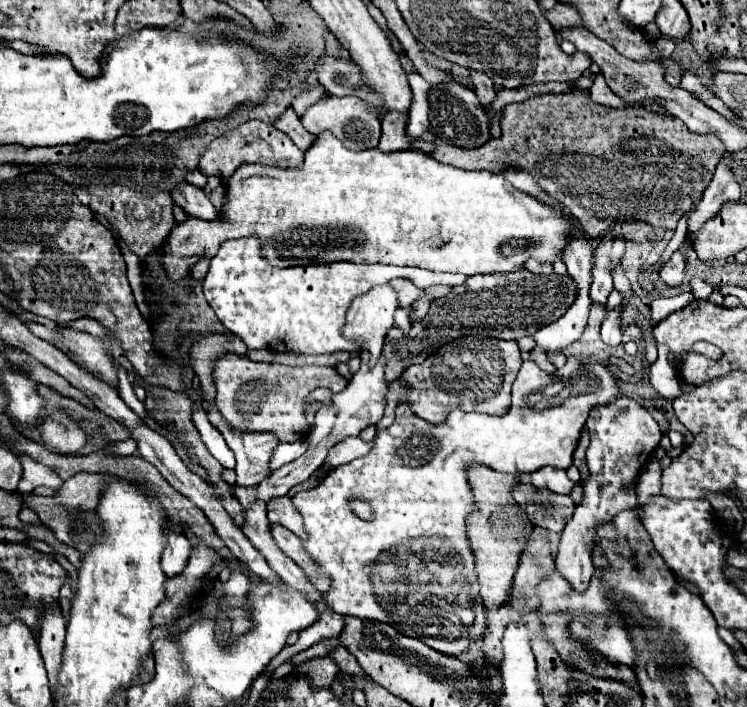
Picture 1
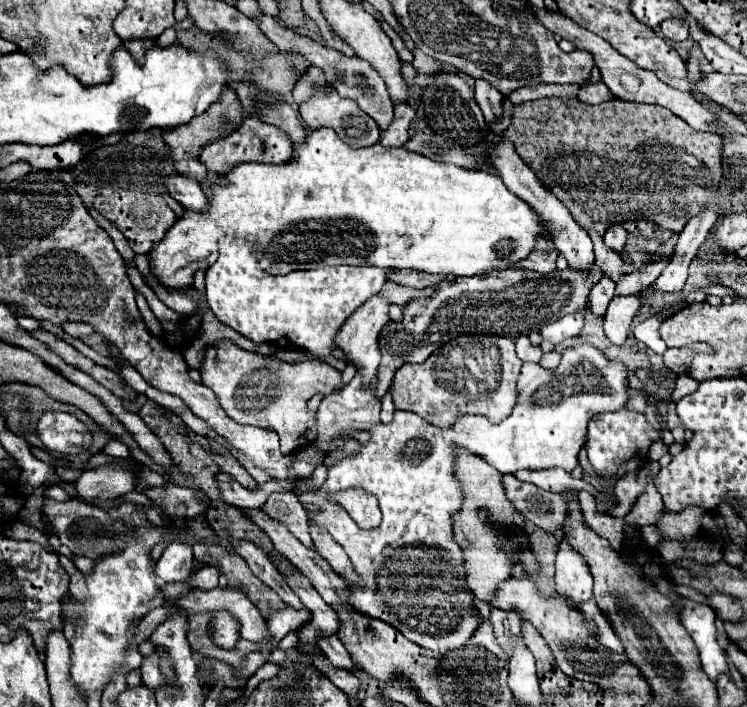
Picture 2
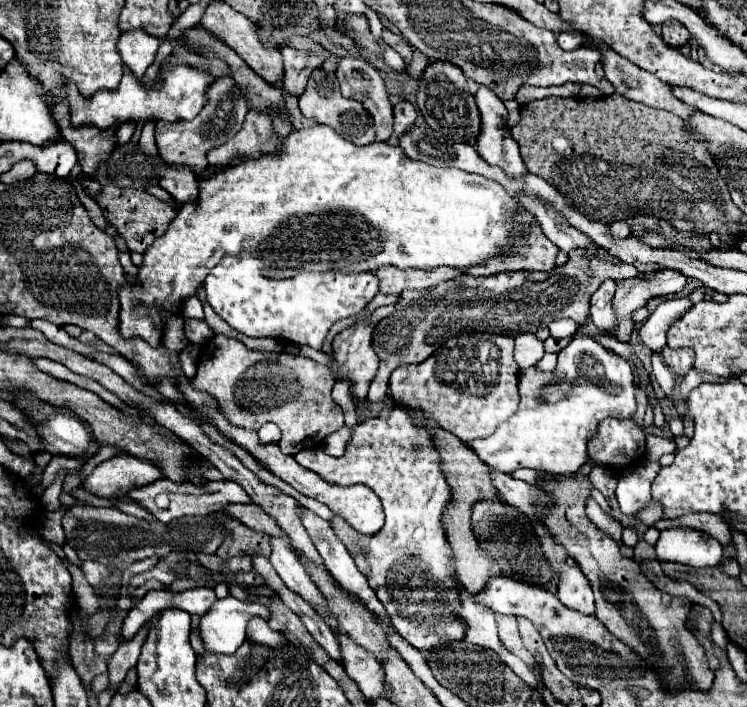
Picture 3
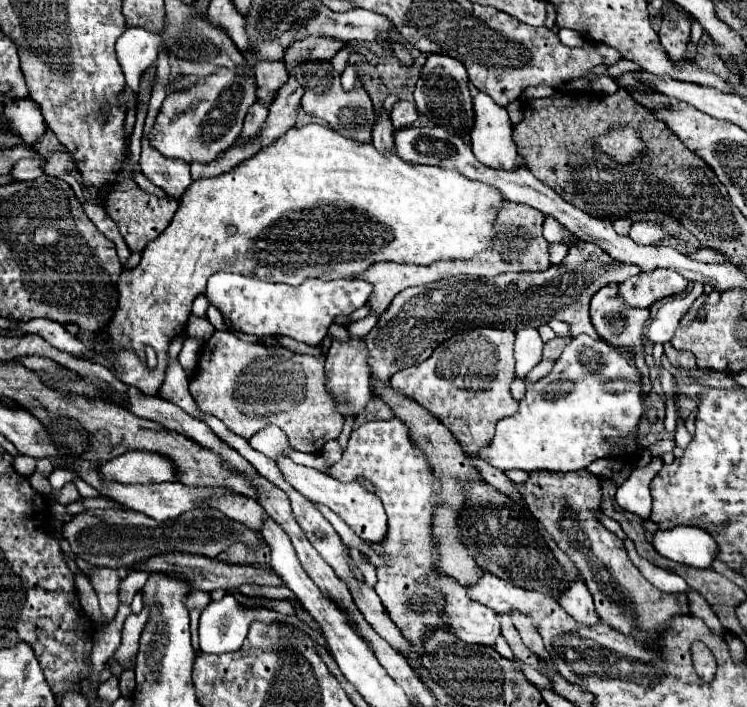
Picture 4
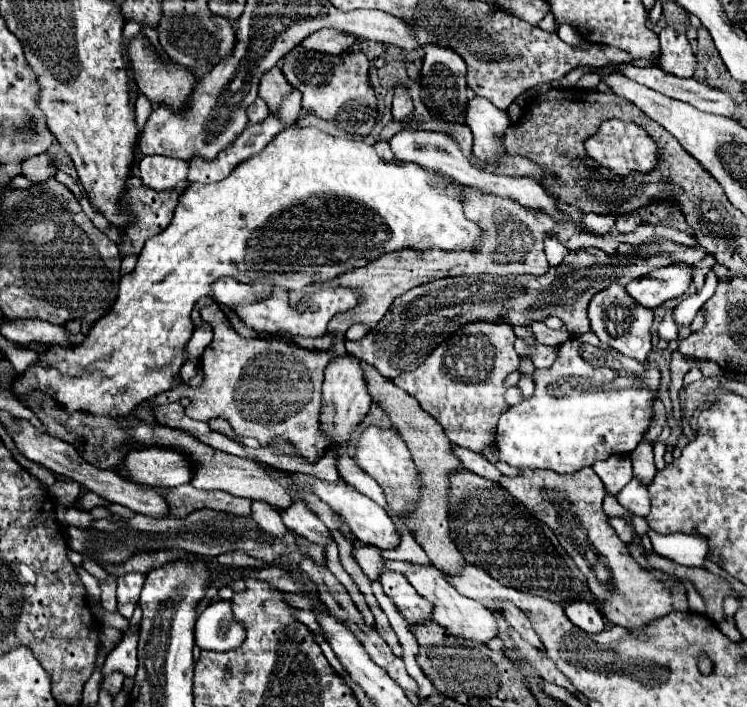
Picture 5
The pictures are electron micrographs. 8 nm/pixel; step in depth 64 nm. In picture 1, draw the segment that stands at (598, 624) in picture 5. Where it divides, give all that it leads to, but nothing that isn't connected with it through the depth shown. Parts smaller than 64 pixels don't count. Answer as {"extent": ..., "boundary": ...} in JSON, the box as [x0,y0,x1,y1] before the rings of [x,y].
{"extent":[556,396,662,592],"boundary":[[[618,396],[614,402],[604,406],[594,406],[590,410],[586,426],[590,432],[590,446],[586,450],[586,464],[590,474],[582,482],[584,500],[576,506],[572,520],[562,530],[562,540],[556,556],[556,566],[560,574],[570,580],[572,588],[580,592],[588,586],[588,580],[594,572],[592,546],[598,540],[596,528],[612,520],[612,516],[616,516],[618,512],[634,510],[638,506],[636,482],[640,470],[646,460],[652,458],[662,438],[662,432],[650,412],[628,396]]]}

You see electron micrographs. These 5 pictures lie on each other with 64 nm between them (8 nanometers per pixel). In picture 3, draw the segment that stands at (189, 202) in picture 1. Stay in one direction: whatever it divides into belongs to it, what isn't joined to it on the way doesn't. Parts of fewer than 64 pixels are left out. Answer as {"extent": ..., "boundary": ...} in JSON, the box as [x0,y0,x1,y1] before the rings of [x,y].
{"extent":[156,166,198,204],"boundary":[[[162,166],[156,168],[160,174],[160,186],[180,204],[196,202],[198,200],[198,178],[194,172],[176,166]]]}

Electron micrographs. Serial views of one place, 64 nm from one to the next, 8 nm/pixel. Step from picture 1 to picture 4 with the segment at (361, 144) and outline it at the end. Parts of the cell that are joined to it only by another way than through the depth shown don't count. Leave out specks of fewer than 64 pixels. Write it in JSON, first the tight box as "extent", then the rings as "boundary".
{"extent":[296,62,374,142],"boundary":[[[306,62],[296,72],[300,72],[300,82],[304,86],[302,96],[302,110],[310,116],[326,120],[338,134],[354,140],[354,142],[370,142],[372,140],[372,126],[374,126],[374,108],[372,102],[362,86],[352,92],[344,92],[340,86],[340,74],[330,68],[330,62]]]}

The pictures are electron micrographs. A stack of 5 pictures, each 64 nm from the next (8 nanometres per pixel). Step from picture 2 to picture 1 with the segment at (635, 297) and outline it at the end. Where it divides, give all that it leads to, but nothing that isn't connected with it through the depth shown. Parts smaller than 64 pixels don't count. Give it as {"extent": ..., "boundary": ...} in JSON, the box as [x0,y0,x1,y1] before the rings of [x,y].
{"extent":[602,306,622,346],"boundary":[[[618,306],[614,312],[606,314],[604,322],[602,322],[602,340],[604,344],[608,346],[618,346],[620,344],[620,336],[622,336],[622,330],[620,330],[620,308]]]}

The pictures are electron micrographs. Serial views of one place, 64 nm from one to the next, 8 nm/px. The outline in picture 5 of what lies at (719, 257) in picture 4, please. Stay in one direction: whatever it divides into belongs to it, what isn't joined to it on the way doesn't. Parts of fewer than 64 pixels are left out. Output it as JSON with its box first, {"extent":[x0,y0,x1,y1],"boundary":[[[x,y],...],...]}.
{"extent":[344,240,706,380],"boundary":[[[668,240],[636,246],[636,254],[646,254],[648,258],[622,258],[620,254],[606,254],[600,248],[580,248],[568,252],[562,264],[550,268],[544,276],[458,276],[428,282],[398,296],[384,318],[362,340],[346,340],[344,344],[348,352],[360,356],[360,360],[392,380],[400,372],[420,366],[440,342],[472,322],[530,326],[532,322],[544,322],[548,316],[558,316],[572,336],[580,336],[590,330],[586,310],[596,292],[614,282],[624,286],[628,280],[646,276],[660,266],[668,266],[672,260],[696,264],[706,258],[704,248],[686,248]]]}

